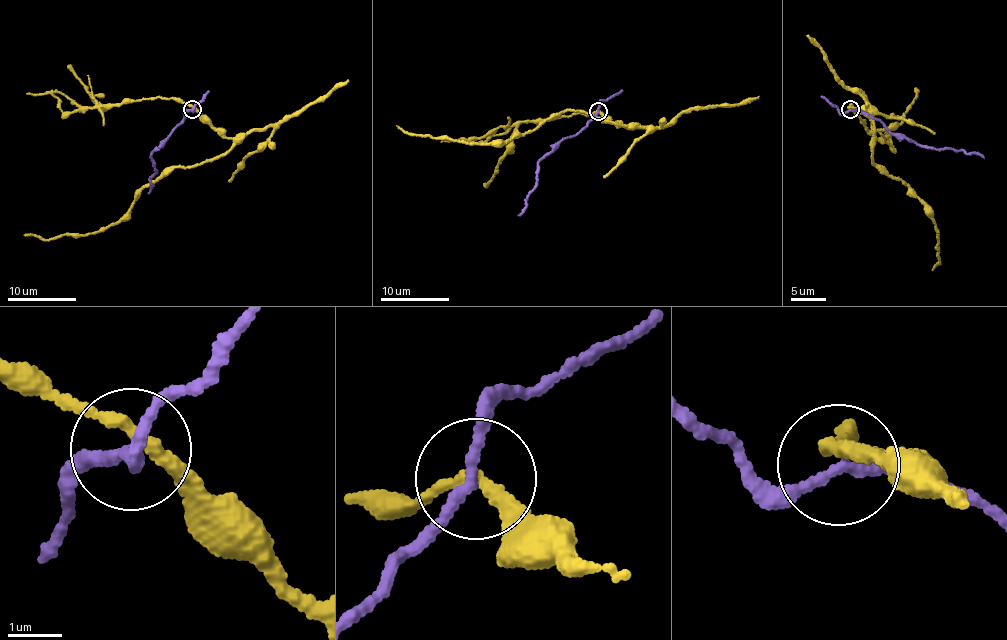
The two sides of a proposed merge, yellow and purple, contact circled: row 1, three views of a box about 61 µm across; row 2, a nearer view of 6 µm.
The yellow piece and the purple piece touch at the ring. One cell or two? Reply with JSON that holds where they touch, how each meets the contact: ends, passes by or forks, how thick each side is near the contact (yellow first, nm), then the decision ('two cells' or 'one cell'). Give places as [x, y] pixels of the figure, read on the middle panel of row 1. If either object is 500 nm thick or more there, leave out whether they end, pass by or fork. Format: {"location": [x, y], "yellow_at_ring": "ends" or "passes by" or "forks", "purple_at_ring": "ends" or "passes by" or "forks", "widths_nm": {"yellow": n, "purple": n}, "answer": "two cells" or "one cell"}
{"location": [598, 111], "yellow_at_ring": "passes by", "purple_at_ring": "passes by", "widths_nm": {"yellow": 240, "purple": 180}, "answer": "two cells"}

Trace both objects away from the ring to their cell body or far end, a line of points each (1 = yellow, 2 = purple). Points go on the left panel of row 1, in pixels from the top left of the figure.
1: (194, 109), (233, 141), (224, 153), (173, 167), (146, 183), (120, 220), (96, 232), (40, 239), (24, 236)
2: (192, 109), (152, 154), (157, 173), (150, 177), (153, 186), (148, 193)

